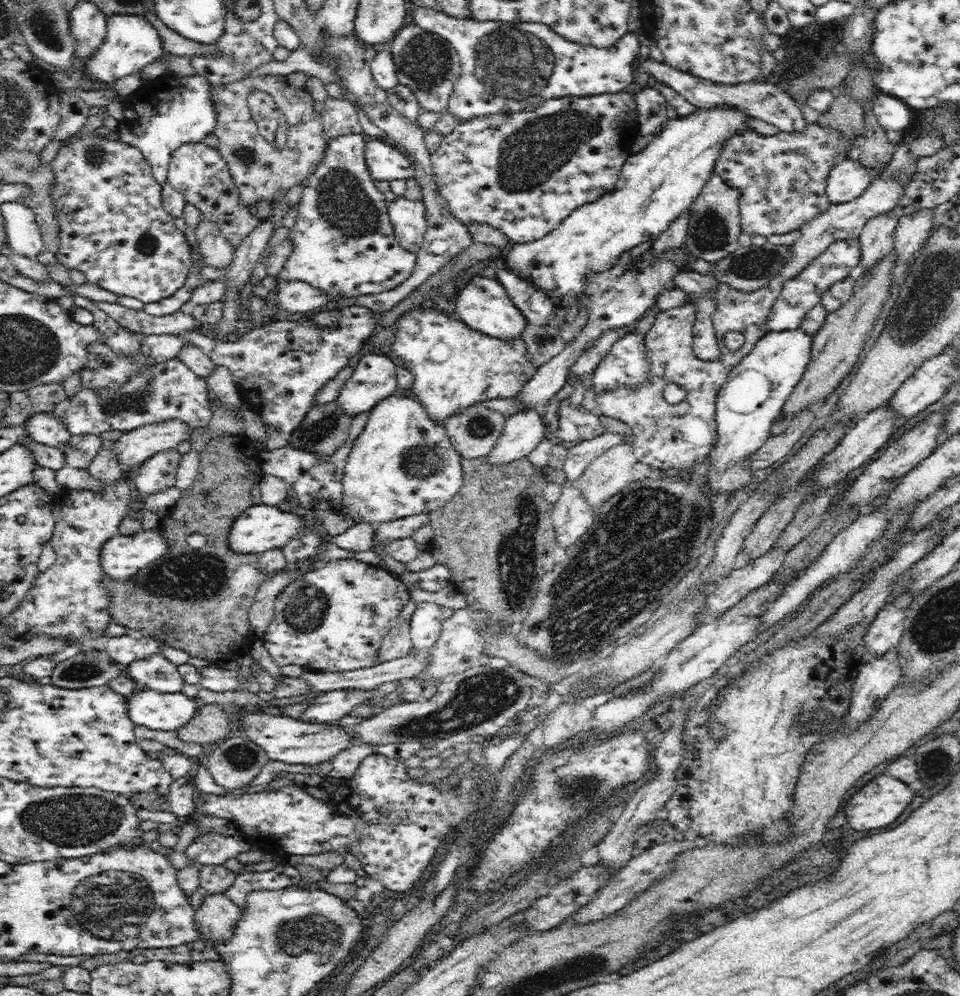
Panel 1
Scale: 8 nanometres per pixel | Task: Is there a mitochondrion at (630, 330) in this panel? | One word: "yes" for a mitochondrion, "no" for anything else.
no

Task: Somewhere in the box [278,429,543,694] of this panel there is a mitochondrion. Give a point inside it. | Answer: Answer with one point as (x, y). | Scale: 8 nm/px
(306, 609)

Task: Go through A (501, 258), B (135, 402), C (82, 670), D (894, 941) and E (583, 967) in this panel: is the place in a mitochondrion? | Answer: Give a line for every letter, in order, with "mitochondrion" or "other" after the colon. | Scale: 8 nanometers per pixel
A: other
B: mitochondrion
C: mitochondrion
D: other
E: mitochondrion

